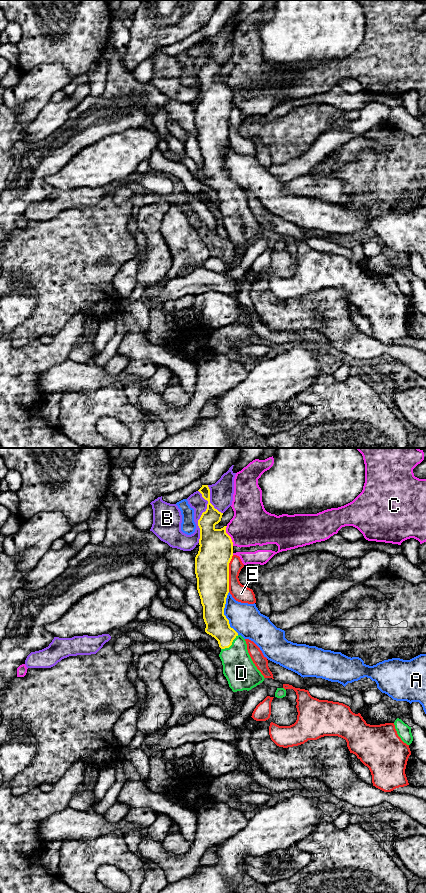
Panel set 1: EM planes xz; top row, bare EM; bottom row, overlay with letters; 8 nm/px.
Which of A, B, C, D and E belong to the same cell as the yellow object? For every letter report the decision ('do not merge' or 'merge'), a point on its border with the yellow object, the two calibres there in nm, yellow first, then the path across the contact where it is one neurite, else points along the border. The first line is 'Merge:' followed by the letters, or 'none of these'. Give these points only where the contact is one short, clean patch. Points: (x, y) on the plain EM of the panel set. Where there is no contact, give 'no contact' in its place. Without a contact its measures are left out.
Merge: D
A: do not merge; meets yellow in xz at (223, 165); 260 nm thick on the yellow side, 240 nm on the other
B: do not merge; meets yellow in xz at (202, 66); 220 nm thick on the yellow side, 170 nm on the other; border along xz (208, 37), (209, 54), (198, 72), (198, 94)
C: do not merge; meets yellow in xz at (229, 88); 280 nm thick on the yellow side, 320 nm on the other; border along xz (226, 78), (226, 84), (233, 97)
D: merge; meets yellow in xz at (230, 197); 190 nm thick on the yellow side, 260 nm on the other; runs through xz (217, 177), (227, 189), (230, 197), (241, 225)
E: do not merge; meets yellow in xz at (228, 125); 280 nm thick on the yellow side, 140 nm on the other

